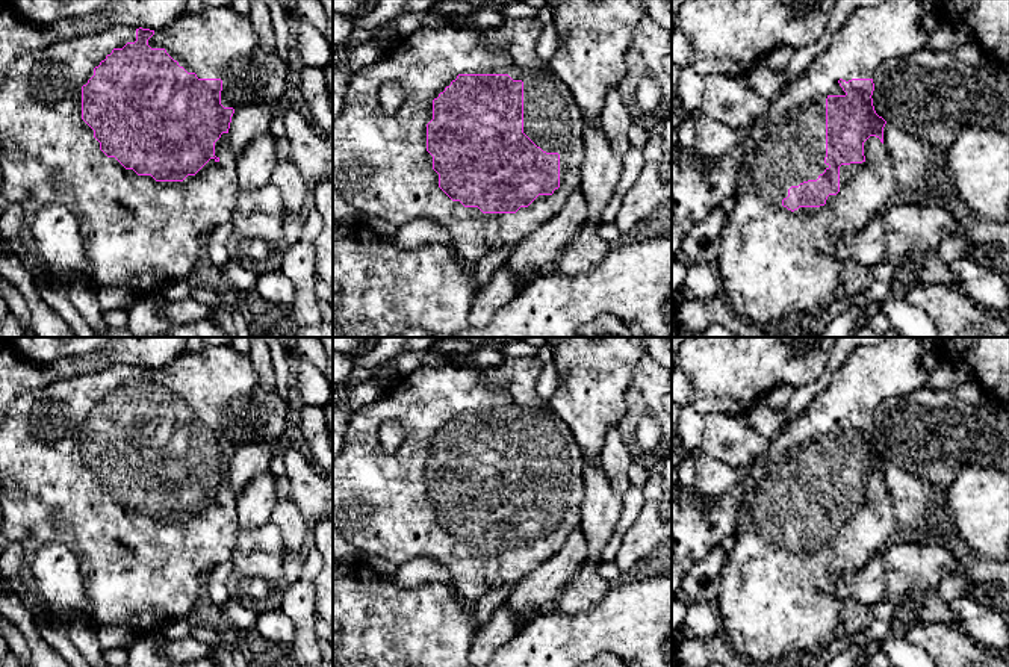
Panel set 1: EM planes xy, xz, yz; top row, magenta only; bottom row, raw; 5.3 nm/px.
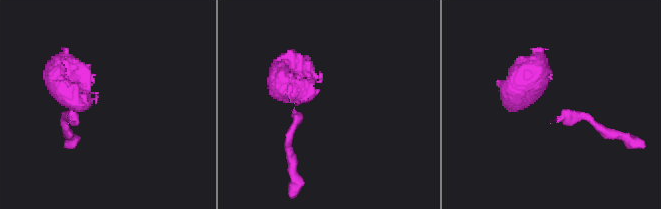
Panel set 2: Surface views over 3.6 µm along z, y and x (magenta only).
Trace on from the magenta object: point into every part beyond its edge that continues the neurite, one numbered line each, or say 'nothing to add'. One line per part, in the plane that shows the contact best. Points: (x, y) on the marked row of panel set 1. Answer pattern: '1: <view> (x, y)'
1: xz (380, 162)

